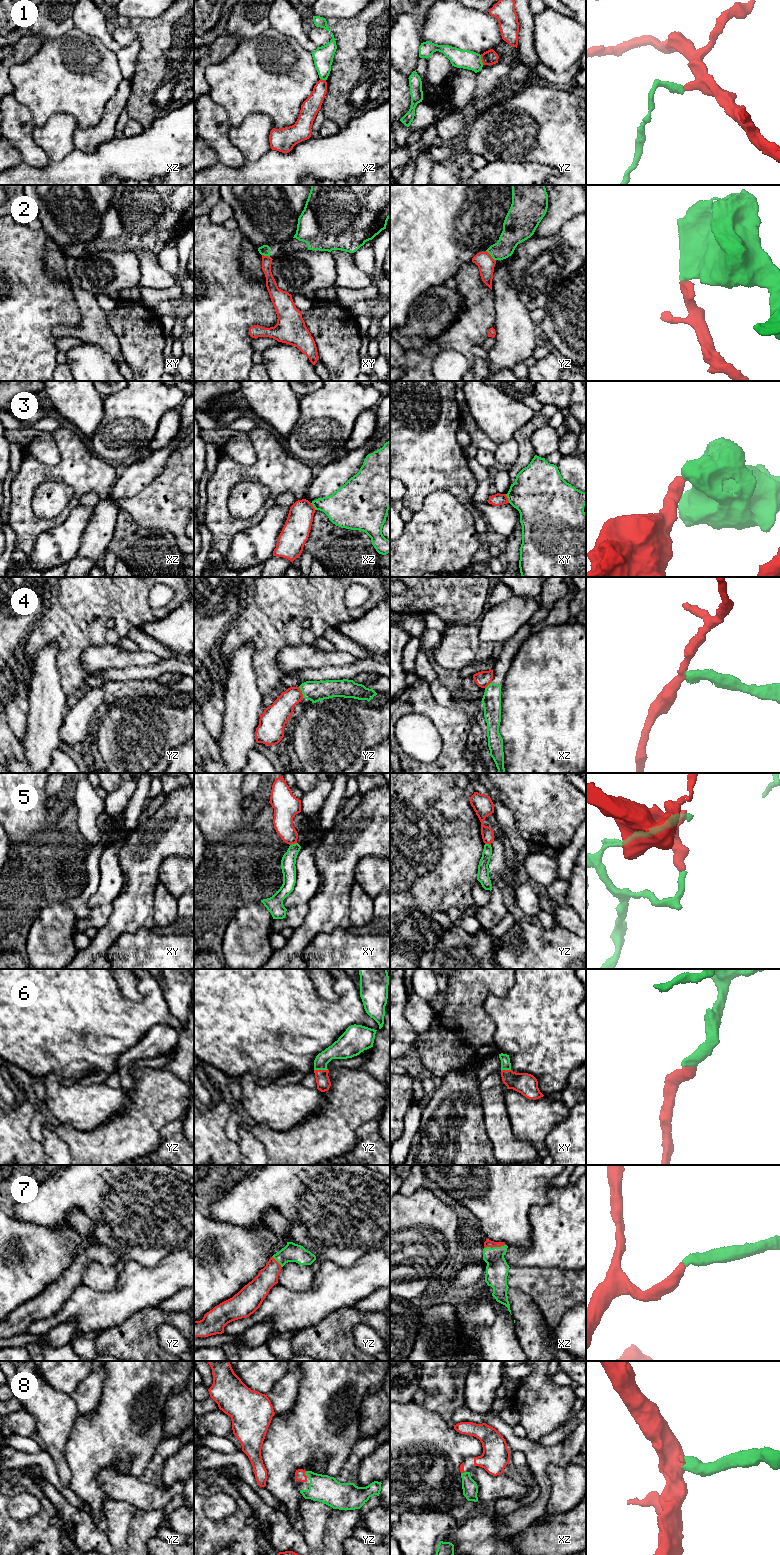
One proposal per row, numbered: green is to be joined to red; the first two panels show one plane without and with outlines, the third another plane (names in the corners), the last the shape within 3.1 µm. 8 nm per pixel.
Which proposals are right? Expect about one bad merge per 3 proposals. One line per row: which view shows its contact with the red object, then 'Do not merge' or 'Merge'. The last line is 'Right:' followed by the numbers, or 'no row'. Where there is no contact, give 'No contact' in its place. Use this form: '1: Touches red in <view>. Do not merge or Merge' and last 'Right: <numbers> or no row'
1: Touches red in yz. Do not merge
2: Touches red in yz. Do not merge
3: Touches red in xy. Do not merge
4: Touches red in yz. Merge
5: Touches red in xy. Do not merge
6: Touches red in yz. Merge
7: Touches red in xz. Merge
8: Touches red in yz. Merge
Right: 4, 6, 7, 8

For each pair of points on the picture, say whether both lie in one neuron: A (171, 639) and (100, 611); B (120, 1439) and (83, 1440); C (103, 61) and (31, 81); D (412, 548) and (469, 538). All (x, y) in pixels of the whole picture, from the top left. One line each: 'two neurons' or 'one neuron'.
A: two neurons
B: one neuron
C: one neuron
D: one neuron

